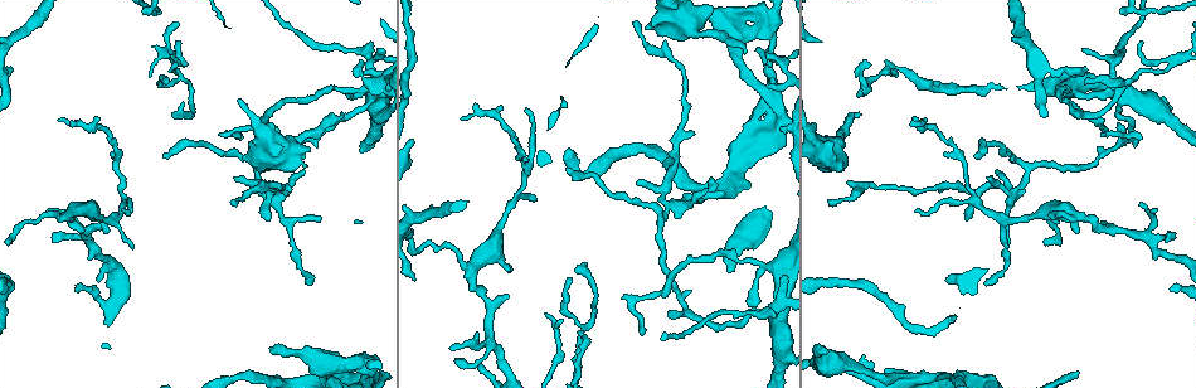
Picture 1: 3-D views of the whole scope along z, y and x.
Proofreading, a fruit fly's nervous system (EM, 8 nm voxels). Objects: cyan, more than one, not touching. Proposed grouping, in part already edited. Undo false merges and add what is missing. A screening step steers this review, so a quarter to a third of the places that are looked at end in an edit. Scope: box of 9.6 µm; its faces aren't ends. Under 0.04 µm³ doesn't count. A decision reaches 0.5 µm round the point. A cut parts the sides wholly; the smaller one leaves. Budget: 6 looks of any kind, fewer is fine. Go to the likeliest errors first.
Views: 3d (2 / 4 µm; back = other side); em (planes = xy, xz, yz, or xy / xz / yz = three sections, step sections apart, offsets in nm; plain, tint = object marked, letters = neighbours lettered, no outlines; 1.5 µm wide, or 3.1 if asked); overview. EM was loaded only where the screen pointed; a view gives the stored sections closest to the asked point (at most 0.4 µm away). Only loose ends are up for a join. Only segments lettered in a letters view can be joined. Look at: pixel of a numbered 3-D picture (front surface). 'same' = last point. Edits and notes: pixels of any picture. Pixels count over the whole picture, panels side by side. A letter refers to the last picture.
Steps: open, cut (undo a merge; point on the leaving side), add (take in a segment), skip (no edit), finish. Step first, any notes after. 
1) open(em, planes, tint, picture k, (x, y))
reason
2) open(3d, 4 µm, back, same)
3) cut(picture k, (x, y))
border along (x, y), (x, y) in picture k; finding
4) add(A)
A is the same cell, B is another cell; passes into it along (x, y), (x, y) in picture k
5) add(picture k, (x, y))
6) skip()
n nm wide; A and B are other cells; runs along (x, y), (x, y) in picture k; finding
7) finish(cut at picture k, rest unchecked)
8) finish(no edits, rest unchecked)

open(em, planes, letters, picture 1, (579, 334))
free end

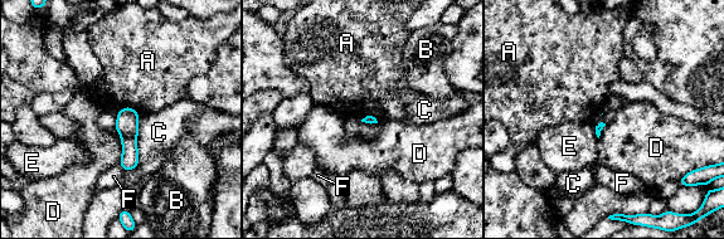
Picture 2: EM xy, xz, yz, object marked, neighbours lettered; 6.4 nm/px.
skip()
A, B, C, D, E and F are other cells; border along (115, 127), (121, 142), (120, 164) in picture 2; no lettered segment goes on from it

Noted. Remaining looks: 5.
open(em, xy, step 8, letters, picture 1, (769, 21))
touches itself

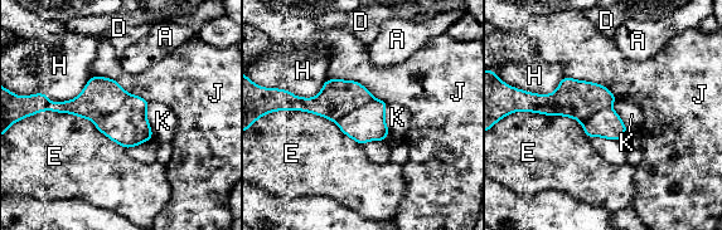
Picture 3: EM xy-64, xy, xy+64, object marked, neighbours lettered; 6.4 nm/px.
cut(picture 3, (101, 96))
A, D, E, H, J and K are other cells; border along (129, 94), (116, 109), (95, 122) in picture 3; two neurons meet here

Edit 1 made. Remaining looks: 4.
open(overview)
redraw

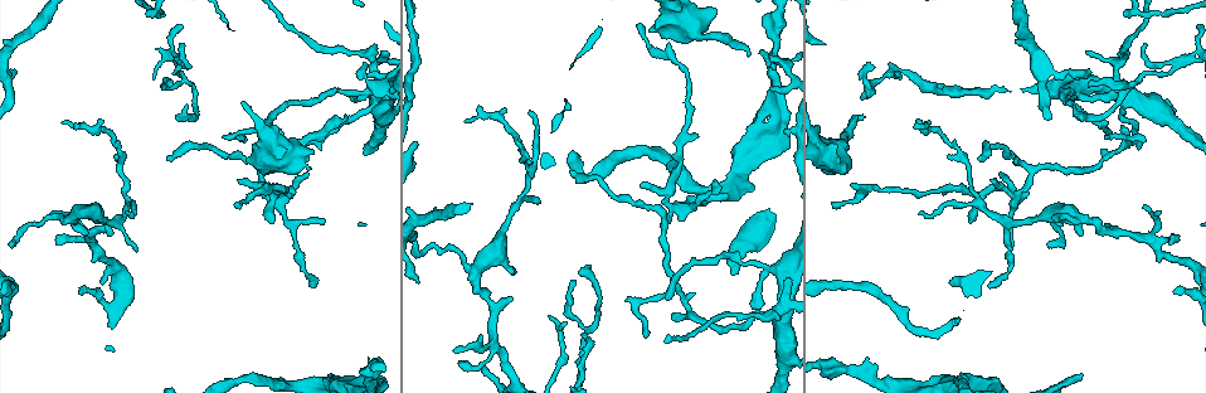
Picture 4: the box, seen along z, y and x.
open(3d, 4 µm, picture 4, (833, 204))
free end

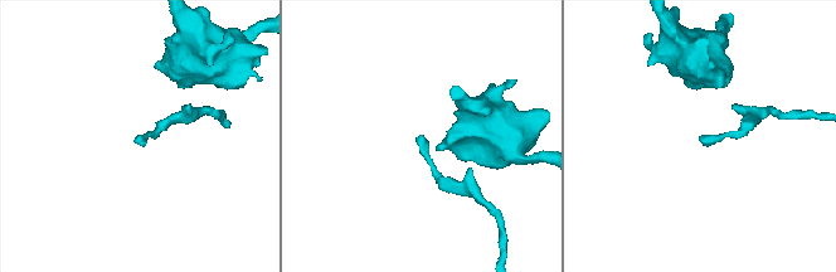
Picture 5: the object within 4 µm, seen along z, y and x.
open(em, xz, step 4, tint, picture 5, (140, 135))
shape alone is not enough

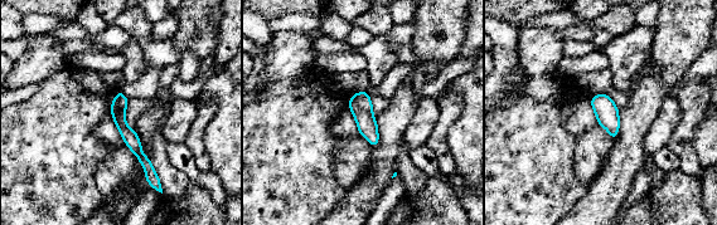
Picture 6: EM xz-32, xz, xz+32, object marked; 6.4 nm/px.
open(em, planes, letters, same)

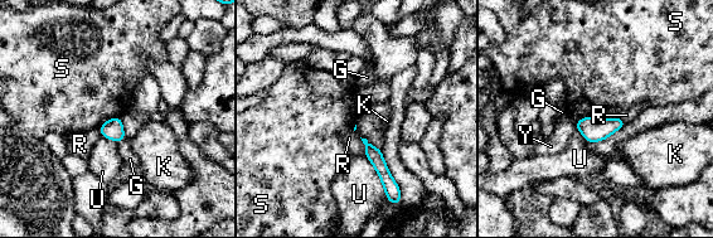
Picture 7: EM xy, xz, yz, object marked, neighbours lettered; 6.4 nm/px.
skip()
G, K, R, S, U and Y are other cells; border along (119, 116), (106, 120), (98, 127) in picture 7; none of them fits

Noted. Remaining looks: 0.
finish(cut at picture 3, rest unchecked)

